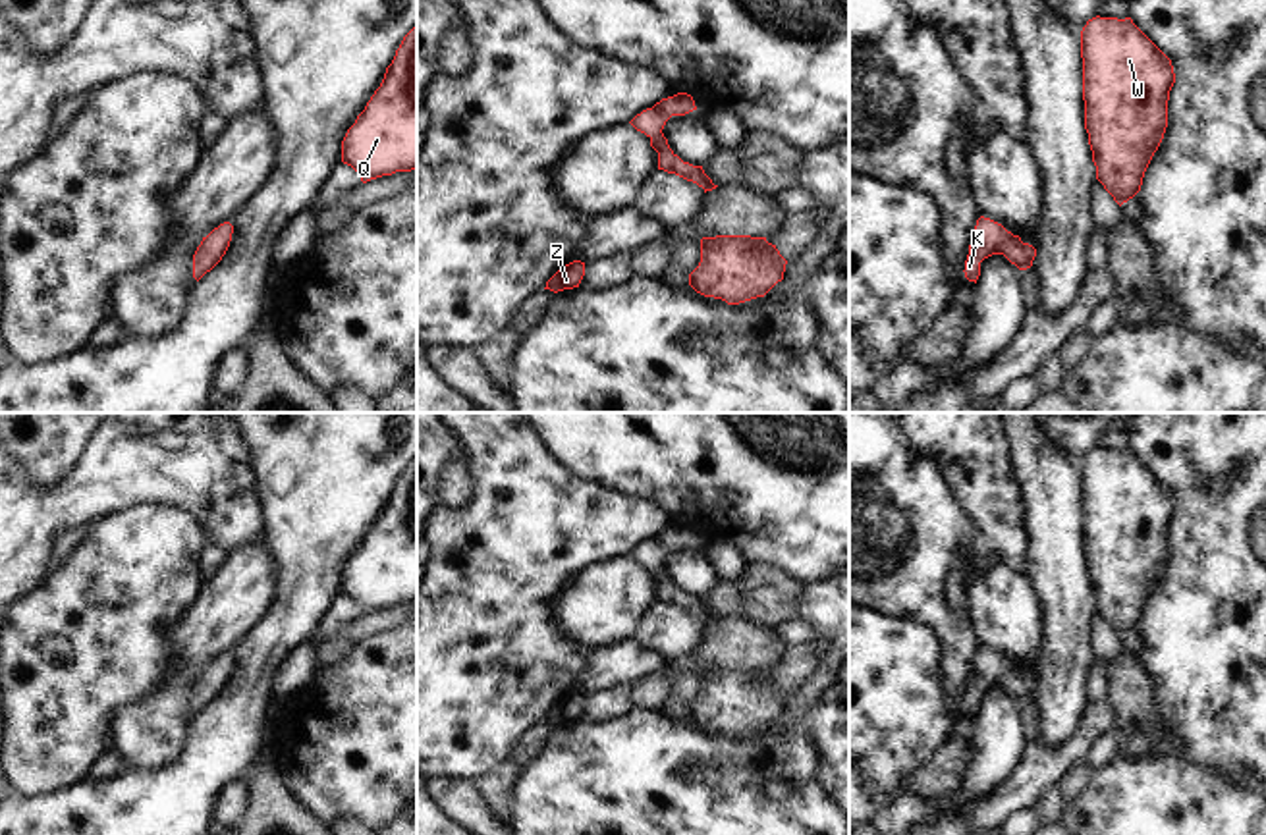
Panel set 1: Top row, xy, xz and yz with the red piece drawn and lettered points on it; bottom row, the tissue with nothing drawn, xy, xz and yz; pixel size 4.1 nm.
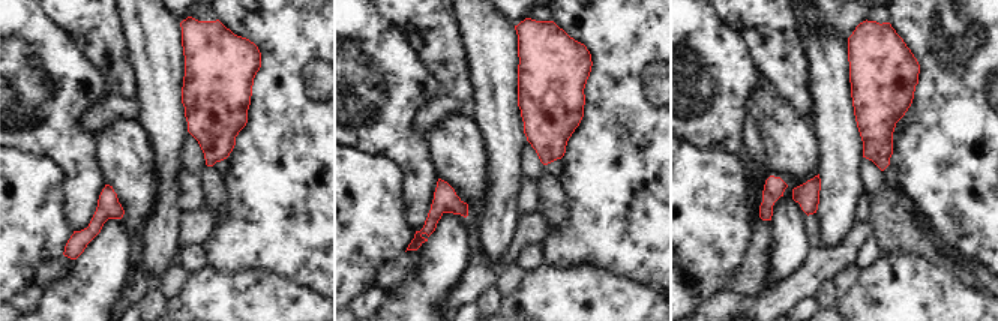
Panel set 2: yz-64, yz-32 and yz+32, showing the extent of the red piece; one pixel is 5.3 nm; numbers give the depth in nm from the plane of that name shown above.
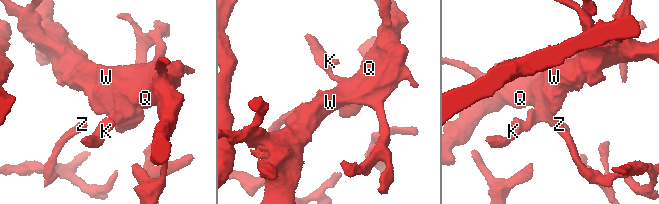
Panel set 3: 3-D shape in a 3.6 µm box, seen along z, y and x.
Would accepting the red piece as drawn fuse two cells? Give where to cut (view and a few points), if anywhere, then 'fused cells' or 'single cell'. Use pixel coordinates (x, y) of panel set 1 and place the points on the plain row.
cut none; single cell

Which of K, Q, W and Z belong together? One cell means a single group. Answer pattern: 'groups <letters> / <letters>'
groups K Q W Z

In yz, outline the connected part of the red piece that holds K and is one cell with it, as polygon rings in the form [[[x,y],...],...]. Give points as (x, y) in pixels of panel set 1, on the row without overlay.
[[[980,648],[969,677],[963,702],[965,710],[977,715],[980,708],[980,694],[992,687],[1004,687],[1019,702],[1027,702],[1032,698],[1036,681],[1029,675],[1023,675],[1019,667],[1013,667],[1002,656]]]

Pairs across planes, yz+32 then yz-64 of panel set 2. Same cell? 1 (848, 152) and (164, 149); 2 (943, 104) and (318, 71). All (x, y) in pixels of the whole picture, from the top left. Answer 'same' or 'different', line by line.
1: same
2: different

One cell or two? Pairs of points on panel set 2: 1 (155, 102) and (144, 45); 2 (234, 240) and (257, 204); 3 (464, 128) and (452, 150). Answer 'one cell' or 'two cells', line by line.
1: one cell
2: one cell
3: one cell

